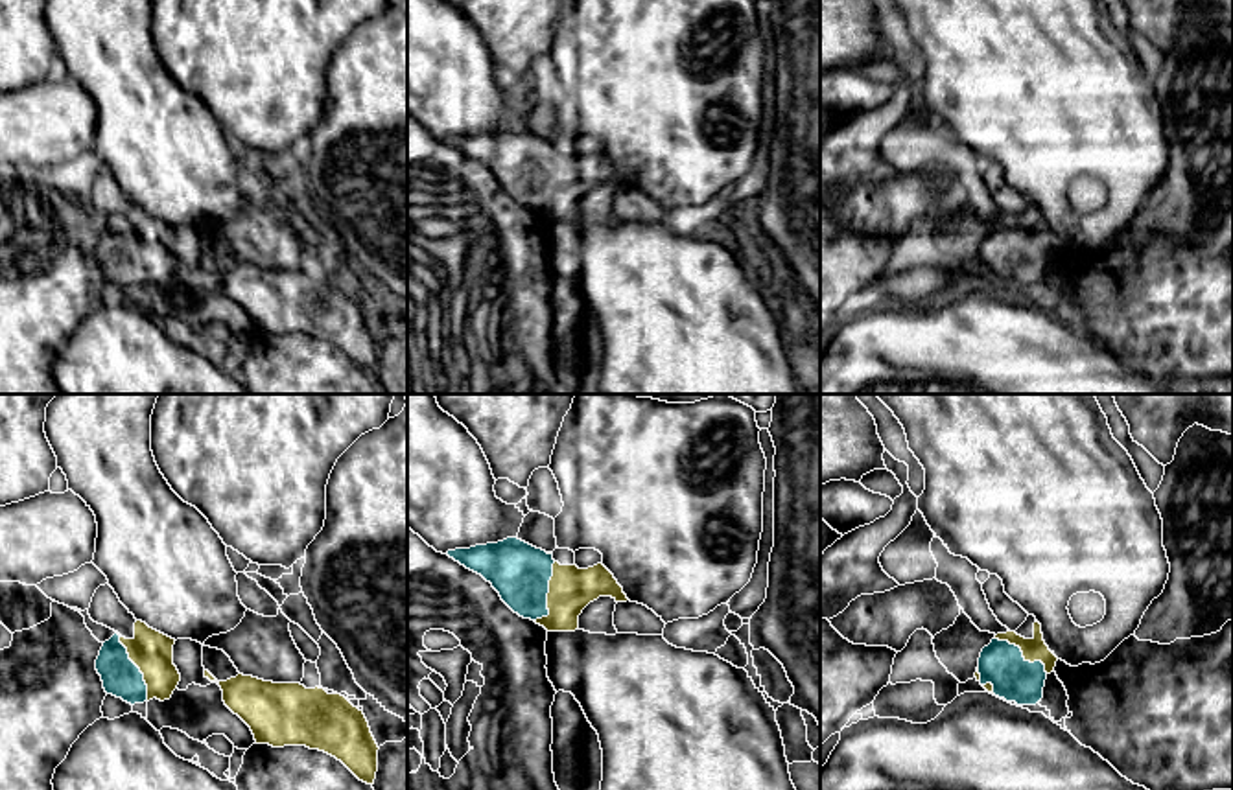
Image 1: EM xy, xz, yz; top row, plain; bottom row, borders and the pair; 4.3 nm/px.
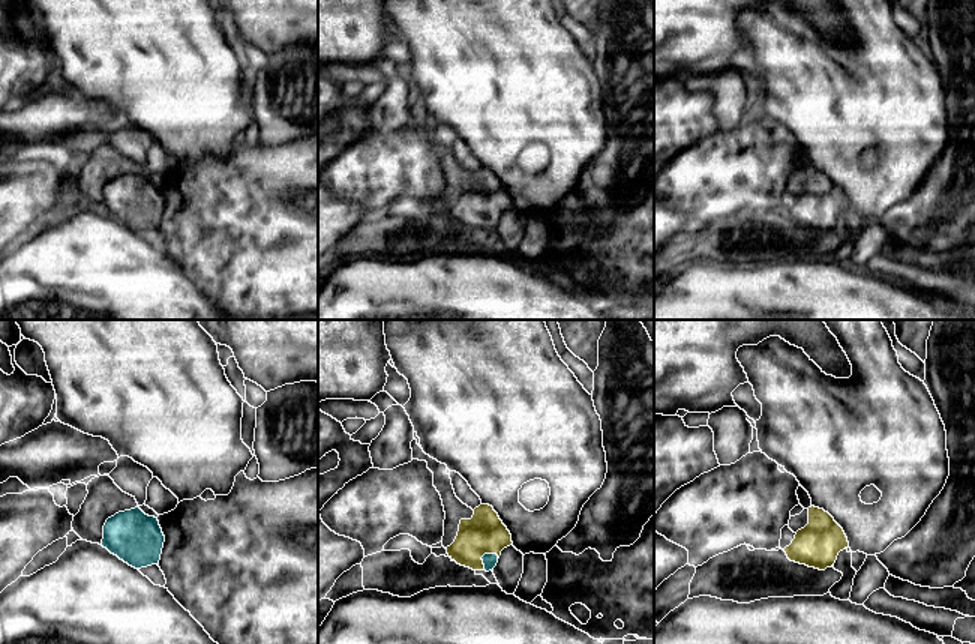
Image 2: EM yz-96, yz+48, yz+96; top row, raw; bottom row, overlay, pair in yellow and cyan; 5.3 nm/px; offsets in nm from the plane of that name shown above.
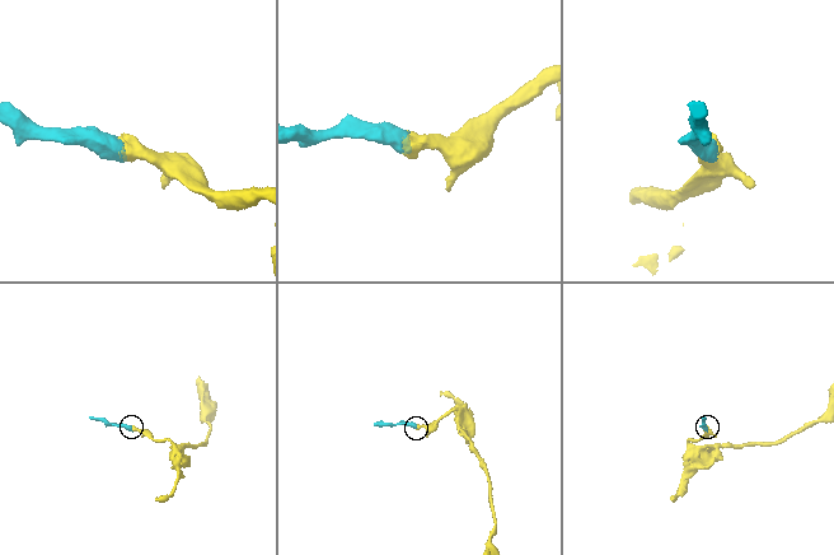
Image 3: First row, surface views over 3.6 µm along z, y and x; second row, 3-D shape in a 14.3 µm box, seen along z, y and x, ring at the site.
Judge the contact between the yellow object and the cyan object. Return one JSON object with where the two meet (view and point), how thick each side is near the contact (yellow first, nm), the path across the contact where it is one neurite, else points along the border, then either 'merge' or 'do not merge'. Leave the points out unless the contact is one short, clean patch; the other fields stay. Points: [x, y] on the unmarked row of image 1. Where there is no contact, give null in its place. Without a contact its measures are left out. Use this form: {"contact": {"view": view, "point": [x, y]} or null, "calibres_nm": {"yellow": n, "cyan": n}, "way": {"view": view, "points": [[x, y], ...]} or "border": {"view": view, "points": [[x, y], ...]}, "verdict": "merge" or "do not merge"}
{"contact": {"view": "xz", "point": [548, 183]}, "calibres_nm": {"yellow": 190, "cyan": 260}, "way": {"view": "xz", "points": [[572, 177], [548, 183], [520, 161]]}, "verdict": "merge"}

